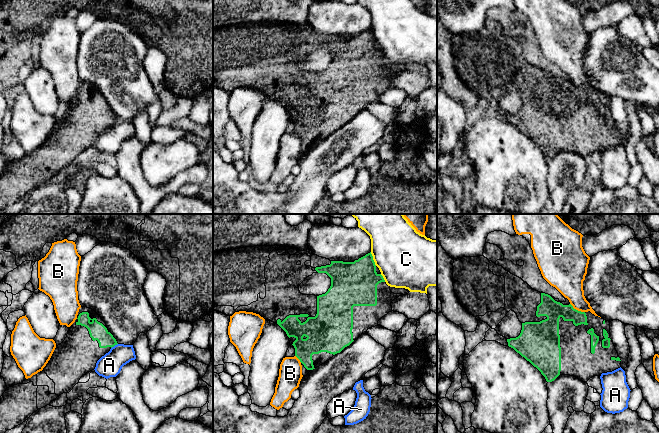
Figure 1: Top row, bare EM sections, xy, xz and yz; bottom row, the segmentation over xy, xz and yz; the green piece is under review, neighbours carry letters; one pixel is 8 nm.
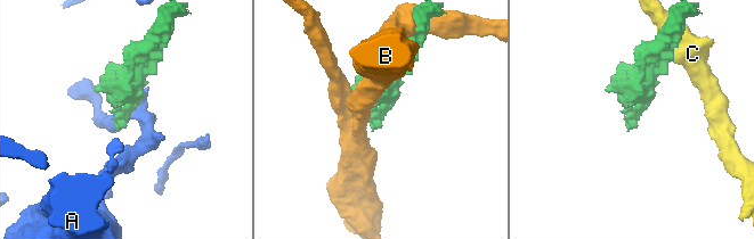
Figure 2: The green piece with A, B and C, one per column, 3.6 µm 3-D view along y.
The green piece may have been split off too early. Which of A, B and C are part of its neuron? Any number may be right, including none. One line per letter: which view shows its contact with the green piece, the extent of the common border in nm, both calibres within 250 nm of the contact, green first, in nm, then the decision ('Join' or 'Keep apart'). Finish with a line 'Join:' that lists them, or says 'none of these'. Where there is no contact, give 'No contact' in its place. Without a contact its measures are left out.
A: Touches green in xy. Shared border 70 nm. Thickness 140 nm (green) against 190 nm. Keep apart
B: Touches green in yz. Shared border 140 nm. Thickness 160 nm (green) against 220 nm. Keep apart
C: Touches green in xz. Shared border 120 nm. Thickness 360 nm (green) against 440 nm. Keep apart
Join: none of these

